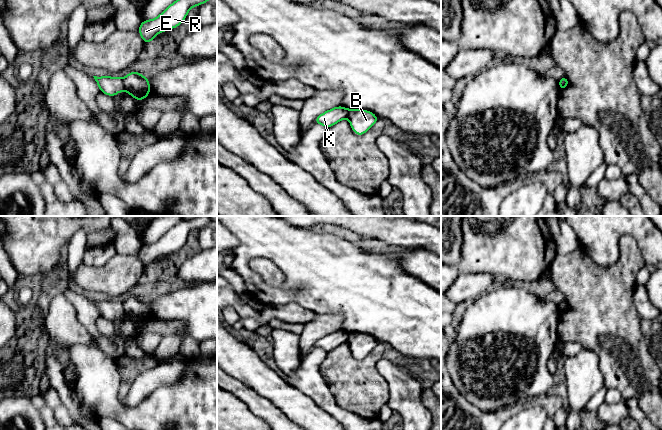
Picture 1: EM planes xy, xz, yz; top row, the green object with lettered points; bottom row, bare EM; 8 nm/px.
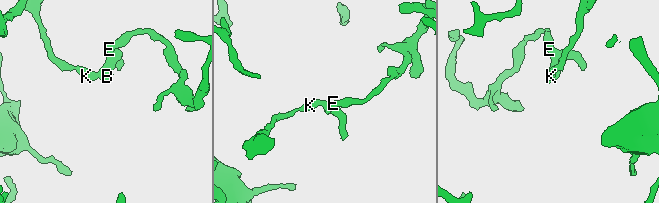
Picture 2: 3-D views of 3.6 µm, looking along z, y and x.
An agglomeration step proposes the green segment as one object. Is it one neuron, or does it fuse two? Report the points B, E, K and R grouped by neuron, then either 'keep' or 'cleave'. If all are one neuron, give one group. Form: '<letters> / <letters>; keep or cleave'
B E R / K; cleave

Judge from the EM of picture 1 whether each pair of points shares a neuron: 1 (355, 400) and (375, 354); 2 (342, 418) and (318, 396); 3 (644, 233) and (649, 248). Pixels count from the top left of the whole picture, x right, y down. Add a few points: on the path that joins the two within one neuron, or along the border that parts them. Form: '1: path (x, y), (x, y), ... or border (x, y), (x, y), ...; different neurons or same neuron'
1: path (357, 389), (357, 382), (367, 365); same neuron
2: path (336, 412), (324, 400); same neuron
3: path (648, 237), (649, 244); same neuron

